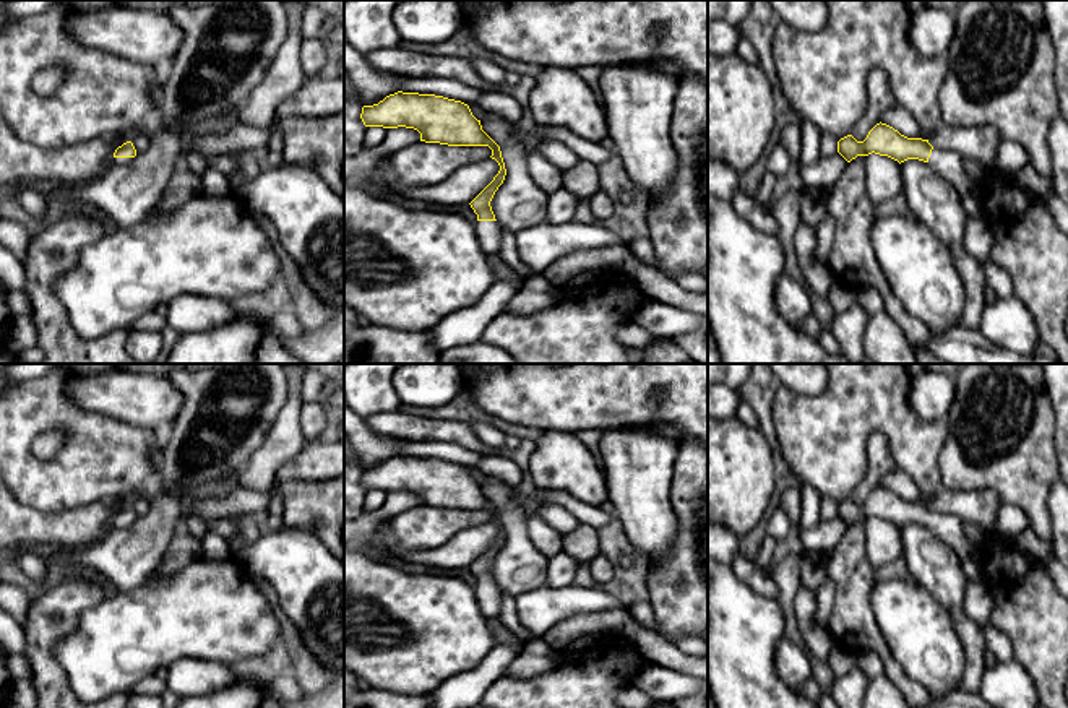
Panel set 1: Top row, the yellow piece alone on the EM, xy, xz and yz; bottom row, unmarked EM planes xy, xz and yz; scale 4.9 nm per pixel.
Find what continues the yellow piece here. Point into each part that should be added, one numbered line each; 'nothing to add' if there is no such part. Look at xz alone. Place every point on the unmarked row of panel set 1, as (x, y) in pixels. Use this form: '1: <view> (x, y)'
1: xz (489, 595)

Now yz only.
1: yz (950, 528)

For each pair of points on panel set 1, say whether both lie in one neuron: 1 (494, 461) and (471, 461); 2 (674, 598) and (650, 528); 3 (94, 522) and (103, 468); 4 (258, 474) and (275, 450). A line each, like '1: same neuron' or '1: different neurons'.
1: different neurons
2: different neurons
3: different neurons
4: same neuron

